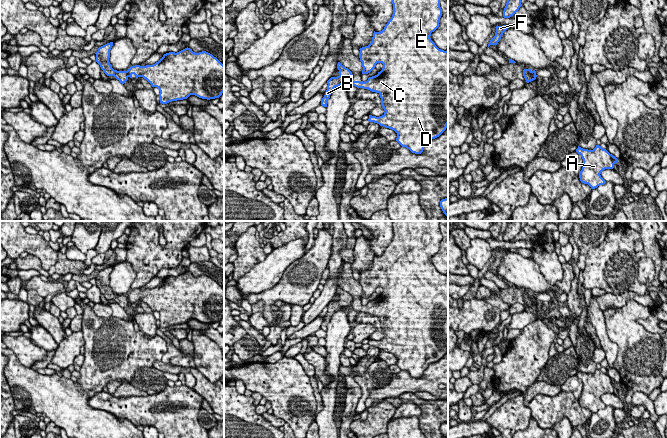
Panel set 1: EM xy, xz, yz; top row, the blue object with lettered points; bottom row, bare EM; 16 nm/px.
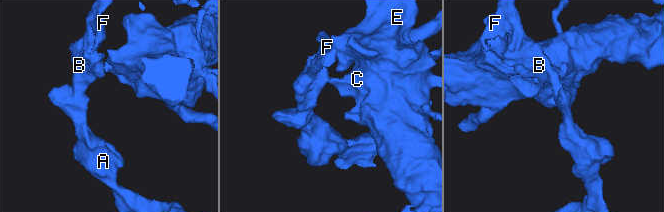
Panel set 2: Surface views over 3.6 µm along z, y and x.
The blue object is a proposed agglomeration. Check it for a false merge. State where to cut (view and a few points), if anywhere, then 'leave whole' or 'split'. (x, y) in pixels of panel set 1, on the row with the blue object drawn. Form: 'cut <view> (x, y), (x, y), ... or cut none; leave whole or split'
cut xy (126, 71), (128, 76); split

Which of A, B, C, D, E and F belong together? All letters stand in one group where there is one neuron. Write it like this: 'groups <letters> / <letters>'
groups A B F / C D E

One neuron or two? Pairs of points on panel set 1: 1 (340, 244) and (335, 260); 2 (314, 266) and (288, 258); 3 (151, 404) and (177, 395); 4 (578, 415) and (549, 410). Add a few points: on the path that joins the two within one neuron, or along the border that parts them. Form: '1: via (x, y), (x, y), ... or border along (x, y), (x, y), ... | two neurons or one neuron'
1: via (336, 248), (335, 256) | one neuron
2: border along (307, 252), (294, 260), (280, 278) | two neurons
3: via (157, 404), (166, 404), (171, 401) | one neuron
4: via (571, 410), (556, 410) | one neuron

